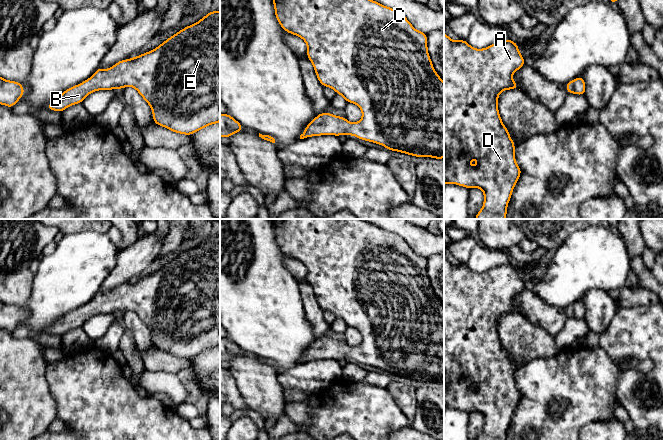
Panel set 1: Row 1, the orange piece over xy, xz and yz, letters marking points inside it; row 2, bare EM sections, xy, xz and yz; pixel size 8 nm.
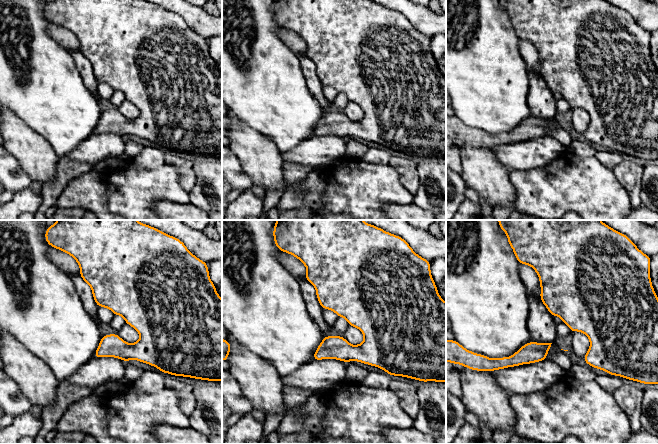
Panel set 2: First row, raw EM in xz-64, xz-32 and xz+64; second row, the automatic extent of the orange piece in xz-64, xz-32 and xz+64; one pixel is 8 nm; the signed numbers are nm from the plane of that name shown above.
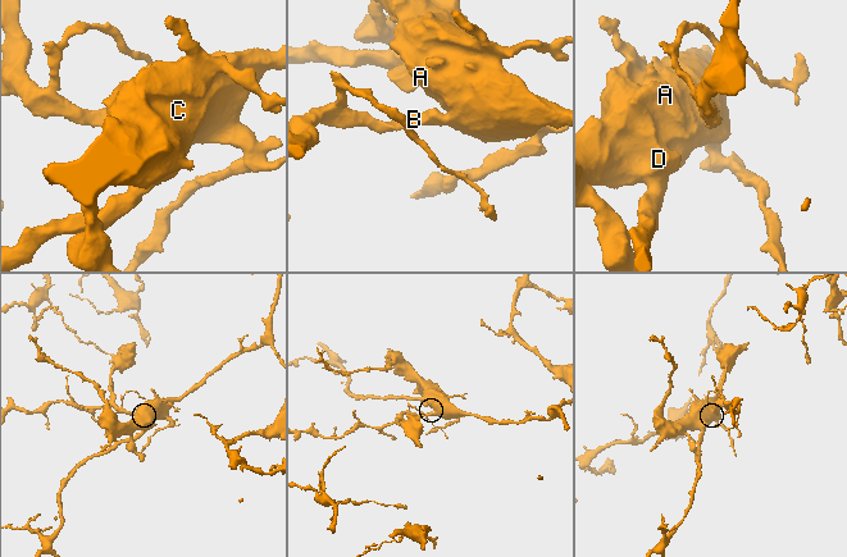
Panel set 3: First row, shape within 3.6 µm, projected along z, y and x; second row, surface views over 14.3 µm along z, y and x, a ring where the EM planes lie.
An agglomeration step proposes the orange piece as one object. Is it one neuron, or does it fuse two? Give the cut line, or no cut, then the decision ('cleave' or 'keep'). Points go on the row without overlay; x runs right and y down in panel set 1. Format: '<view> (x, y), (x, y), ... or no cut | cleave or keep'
no cut | keep

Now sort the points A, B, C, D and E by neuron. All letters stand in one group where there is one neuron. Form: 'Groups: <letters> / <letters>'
Groups: A B C D E

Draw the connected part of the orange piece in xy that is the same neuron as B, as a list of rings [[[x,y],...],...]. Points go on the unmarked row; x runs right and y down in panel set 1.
[[[209,235],[198,246],[178,255],[149,276],[118,285],[108,293],[99,291],[89,303],[53,323],[47,333],[62,336],[72,329],[82,327],[92,316],[118,314],[128,310],[136,313],[152,332],[153,346],[172,356],[190,360],[206,350],[220,346],[220,235]]]

